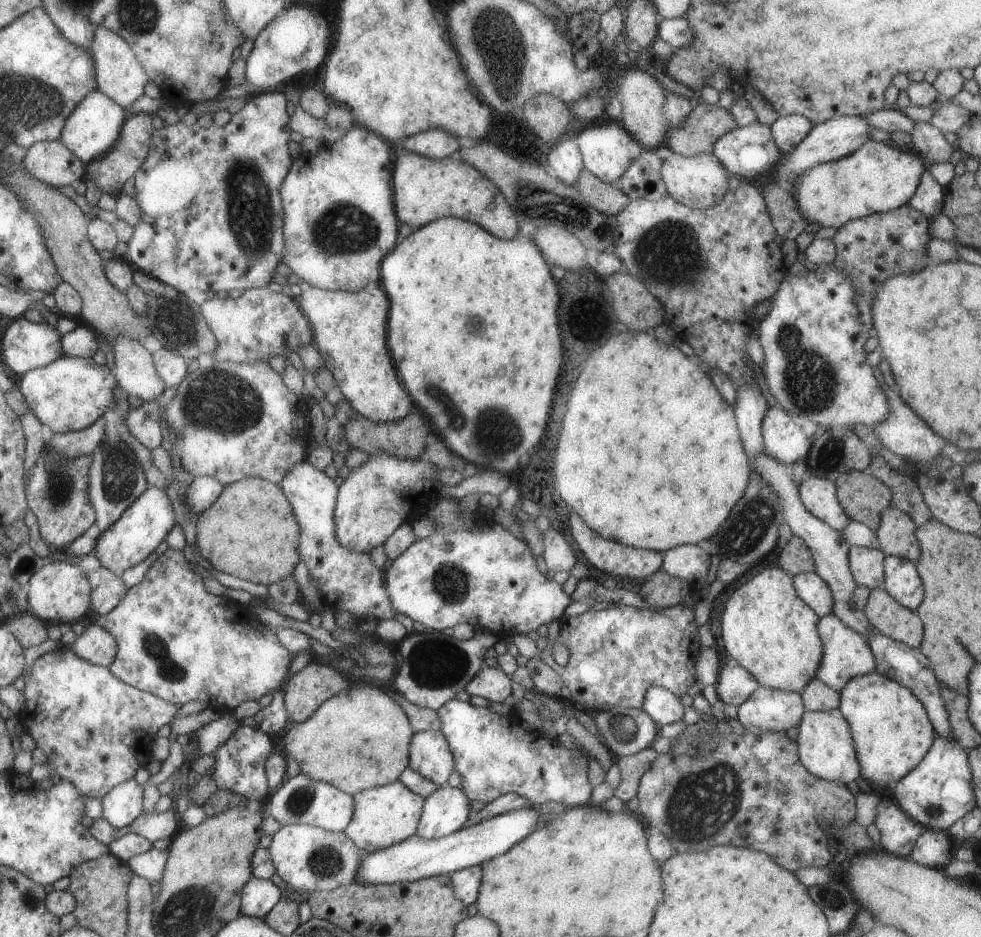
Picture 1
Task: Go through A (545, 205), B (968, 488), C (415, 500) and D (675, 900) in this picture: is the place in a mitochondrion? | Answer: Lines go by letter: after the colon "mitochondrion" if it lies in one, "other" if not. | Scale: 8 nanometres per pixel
A: mitochondrion
B: other
C: other
D: other

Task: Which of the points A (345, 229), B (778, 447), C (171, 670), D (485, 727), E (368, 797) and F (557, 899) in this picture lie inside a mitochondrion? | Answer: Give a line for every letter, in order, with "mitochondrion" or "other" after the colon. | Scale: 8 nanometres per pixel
A: mitochondrion
B: other
C: mitochondrion
D: other
E: other
F: other

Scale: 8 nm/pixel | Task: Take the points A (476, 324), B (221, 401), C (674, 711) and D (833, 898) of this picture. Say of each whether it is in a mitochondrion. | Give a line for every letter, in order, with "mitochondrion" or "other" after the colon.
A: mitochondrion
B: mitochondrion
C: other
D: mitochondrion

